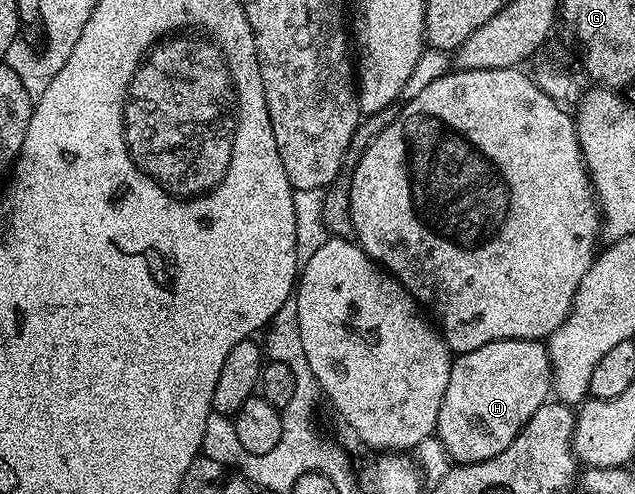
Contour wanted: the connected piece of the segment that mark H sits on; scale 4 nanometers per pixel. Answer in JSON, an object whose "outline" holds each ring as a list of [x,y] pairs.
{"outline":[[[541,341],[486,342],[486,346],[459,353],[453,359],[434,435],[456,464],[494,458],[514,442],[538,406],[549,403],[551,392],[552,363]]]}

